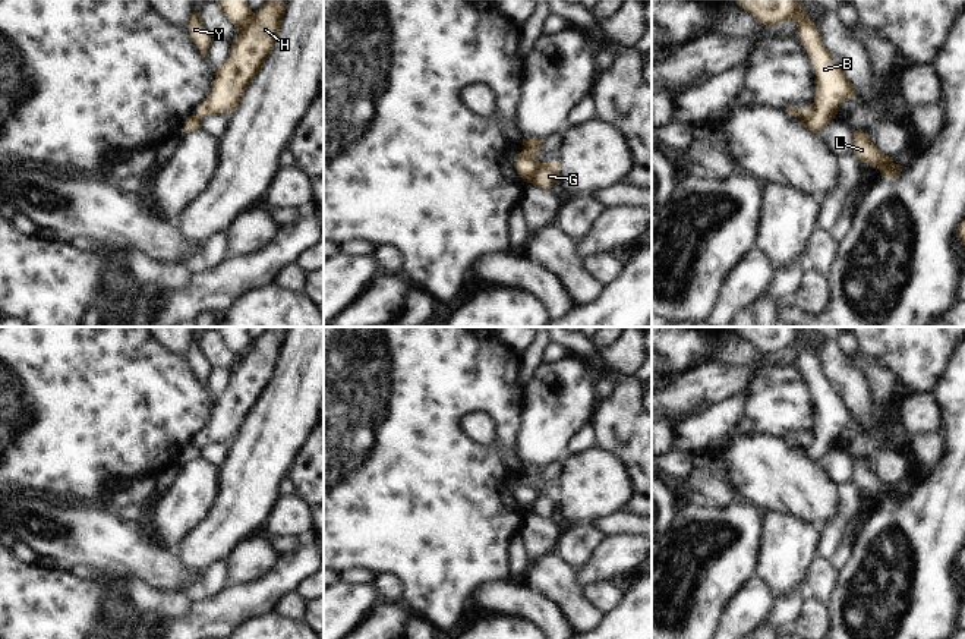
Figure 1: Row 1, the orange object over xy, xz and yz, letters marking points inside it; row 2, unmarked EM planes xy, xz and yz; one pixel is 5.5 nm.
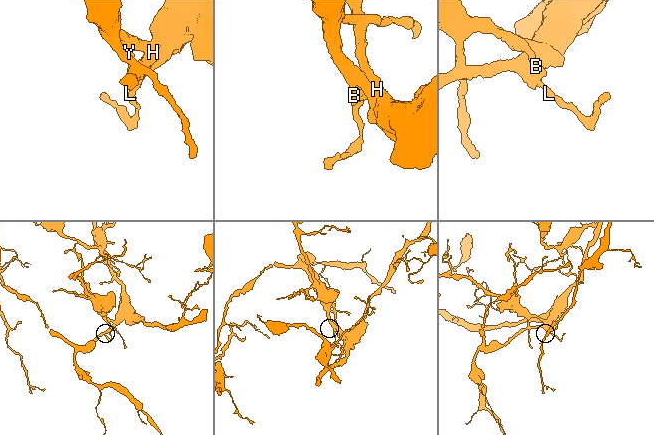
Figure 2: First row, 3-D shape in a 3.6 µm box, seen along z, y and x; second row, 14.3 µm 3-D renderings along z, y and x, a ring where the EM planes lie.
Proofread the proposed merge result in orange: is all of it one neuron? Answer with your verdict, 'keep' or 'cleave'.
cleave

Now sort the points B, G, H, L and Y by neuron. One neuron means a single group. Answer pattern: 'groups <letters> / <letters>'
groups B Y / G H L

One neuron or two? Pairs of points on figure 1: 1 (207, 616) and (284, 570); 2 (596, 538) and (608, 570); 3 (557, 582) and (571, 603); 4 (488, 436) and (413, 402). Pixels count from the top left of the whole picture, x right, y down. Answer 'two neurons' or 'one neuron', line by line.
1: one neuron
2: two neurons
3: one neuron
4: two neurons

